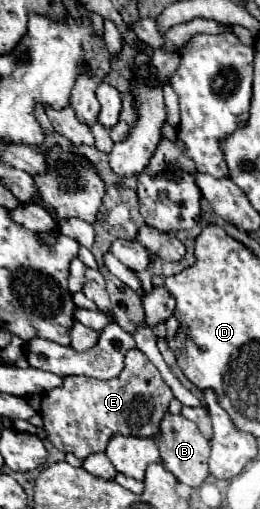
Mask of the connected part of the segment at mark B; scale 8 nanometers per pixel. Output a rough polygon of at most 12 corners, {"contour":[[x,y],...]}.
{"contour":[[167,412],[159,450],[191,488],[209,476],[209,442],[183,414]]}

